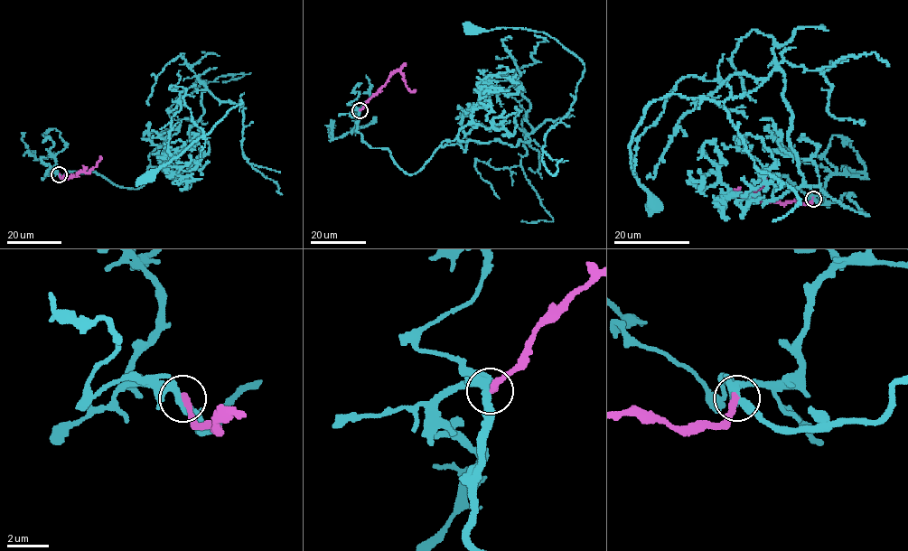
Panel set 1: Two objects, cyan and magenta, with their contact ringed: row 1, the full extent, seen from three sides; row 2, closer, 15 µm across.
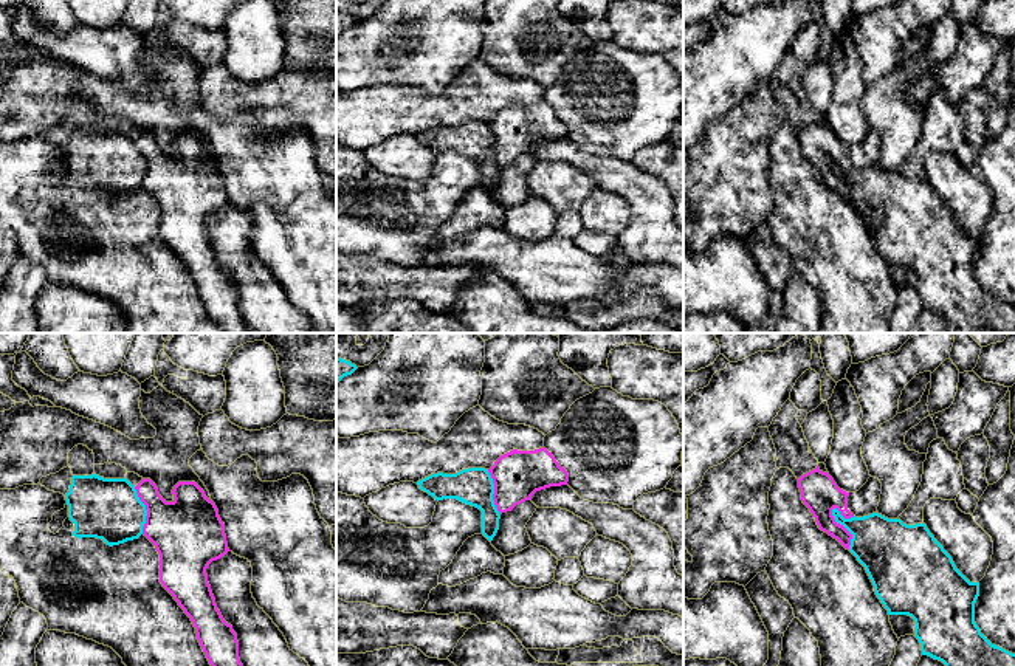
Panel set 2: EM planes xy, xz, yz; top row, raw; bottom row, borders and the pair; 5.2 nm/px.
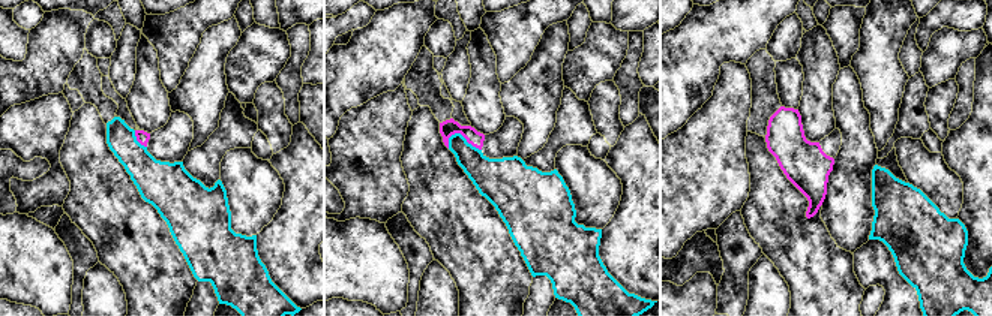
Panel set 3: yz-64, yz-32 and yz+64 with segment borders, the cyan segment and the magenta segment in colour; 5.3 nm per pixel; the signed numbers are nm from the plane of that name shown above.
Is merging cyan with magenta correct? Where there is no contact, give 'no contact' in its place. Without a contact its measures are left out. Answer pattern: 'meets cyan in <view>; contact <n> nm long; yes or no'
meets cyan in yz; contact 240 nm long; no

